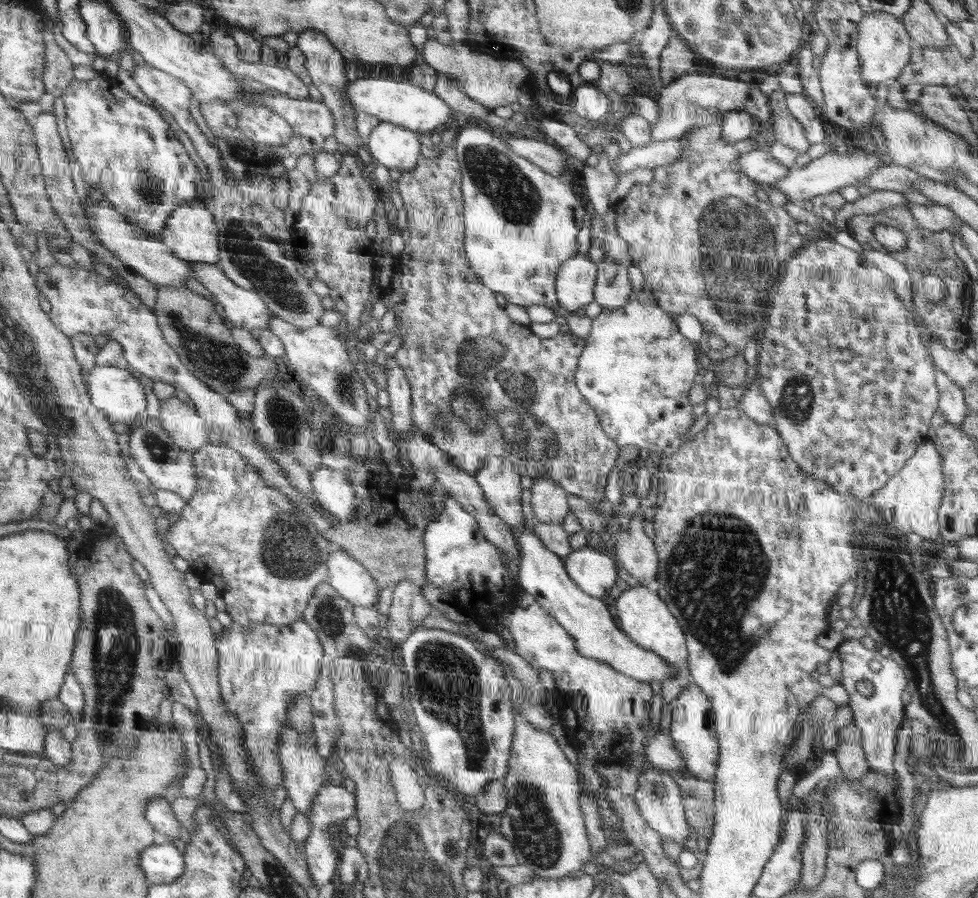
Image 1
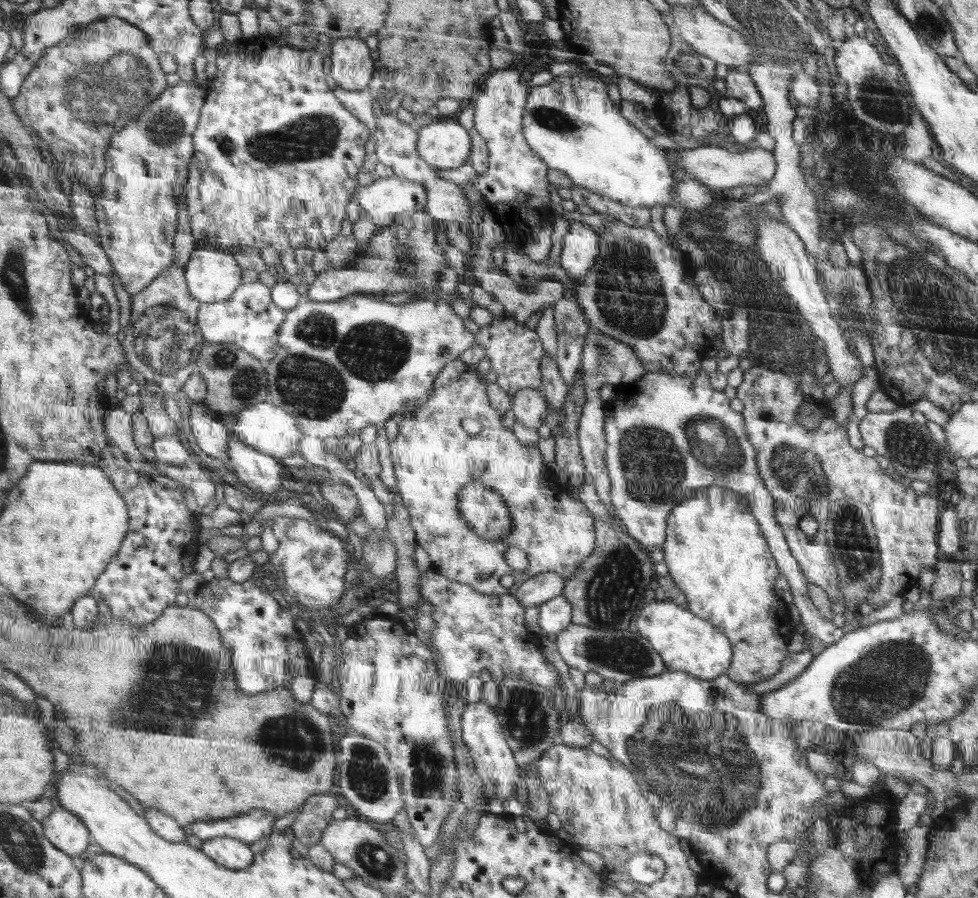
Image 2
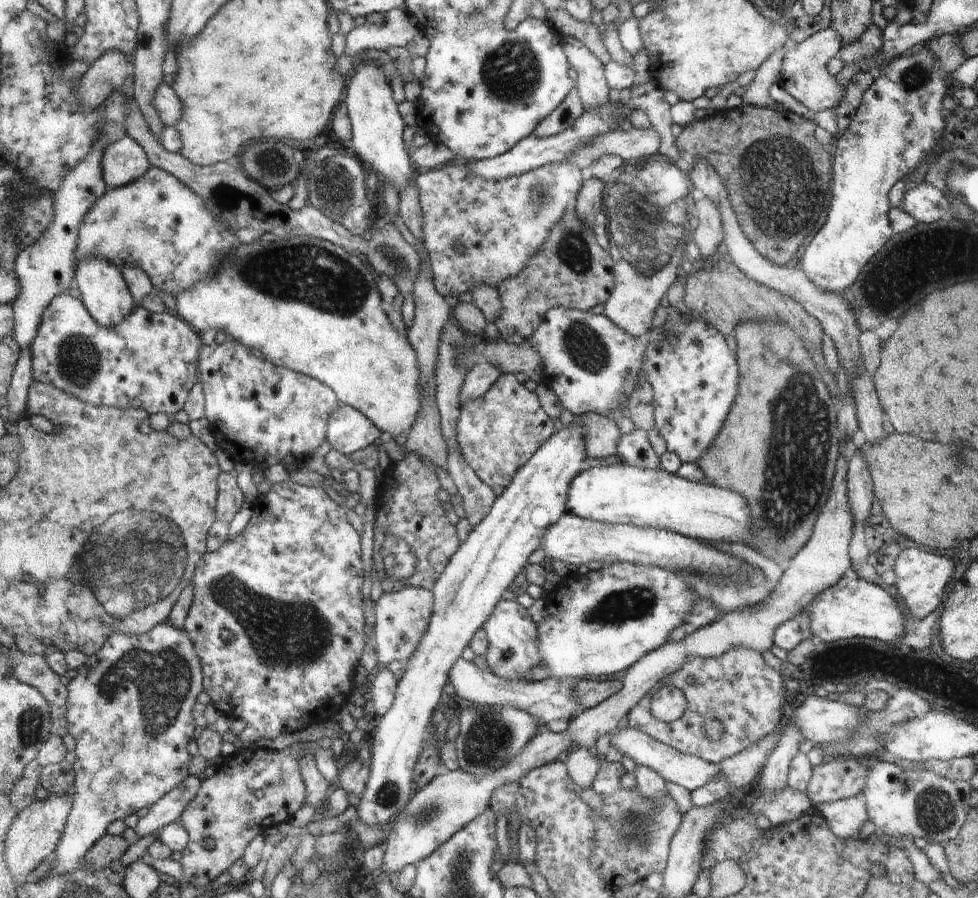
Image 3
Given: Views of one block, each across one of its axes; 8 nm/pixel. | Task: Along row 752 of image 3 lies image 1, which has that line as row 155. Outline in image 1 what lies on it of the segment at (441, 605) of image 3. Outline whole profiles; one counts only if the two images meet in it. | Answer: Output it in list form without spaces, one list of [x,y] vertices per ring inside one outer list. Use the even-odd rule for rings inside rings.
[[[380,121],[367,136],[366,144],[374,163],[401,172],[414,169],[420,156],[416,132],[396,123]]]

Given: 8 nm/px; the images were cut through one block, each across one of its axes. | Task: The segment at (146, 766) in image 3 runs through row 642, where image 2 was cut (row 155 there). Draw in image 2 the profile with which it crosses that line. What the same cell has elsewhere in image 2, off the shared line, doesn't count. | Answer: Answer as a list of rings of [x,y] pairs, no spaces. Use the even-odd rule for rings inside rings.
[[[182,81],[172,86],[140,117],[130,121],[113,138],[109,148],[109,171],[105,177],[105,189],[95,199],[100,225],[100,239],[120,276],[125,290],[134,299],[160,278],[176,261],[176,237],[181,220],[181,200],[189,196],[190,166],[197,150],[195,134],[201,124],[201,112],[205,108],[208,89],[202,90],[193,82]]]

